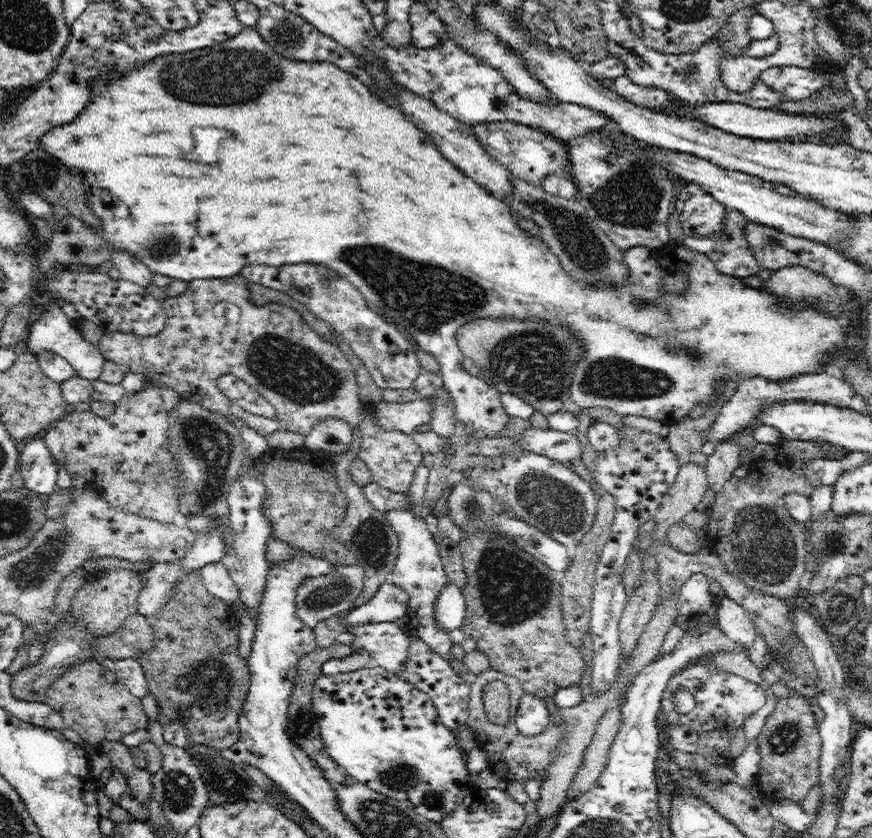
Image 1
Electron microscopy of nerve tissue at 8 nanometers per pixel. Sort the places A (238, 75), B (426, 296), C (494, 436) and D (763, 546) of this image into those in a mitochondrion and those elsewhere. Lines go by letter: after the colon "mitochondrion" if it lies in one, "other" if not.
A: mitochondrion
B: mitochondrion
C: other
D: mitochondrion

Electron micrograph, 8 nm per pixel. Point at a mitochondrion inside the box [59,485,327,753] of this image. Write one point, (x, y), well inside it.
(202, 692)

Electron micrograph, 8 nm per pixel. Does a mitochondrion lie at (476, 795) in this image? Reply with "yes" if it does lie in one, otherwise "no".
no

